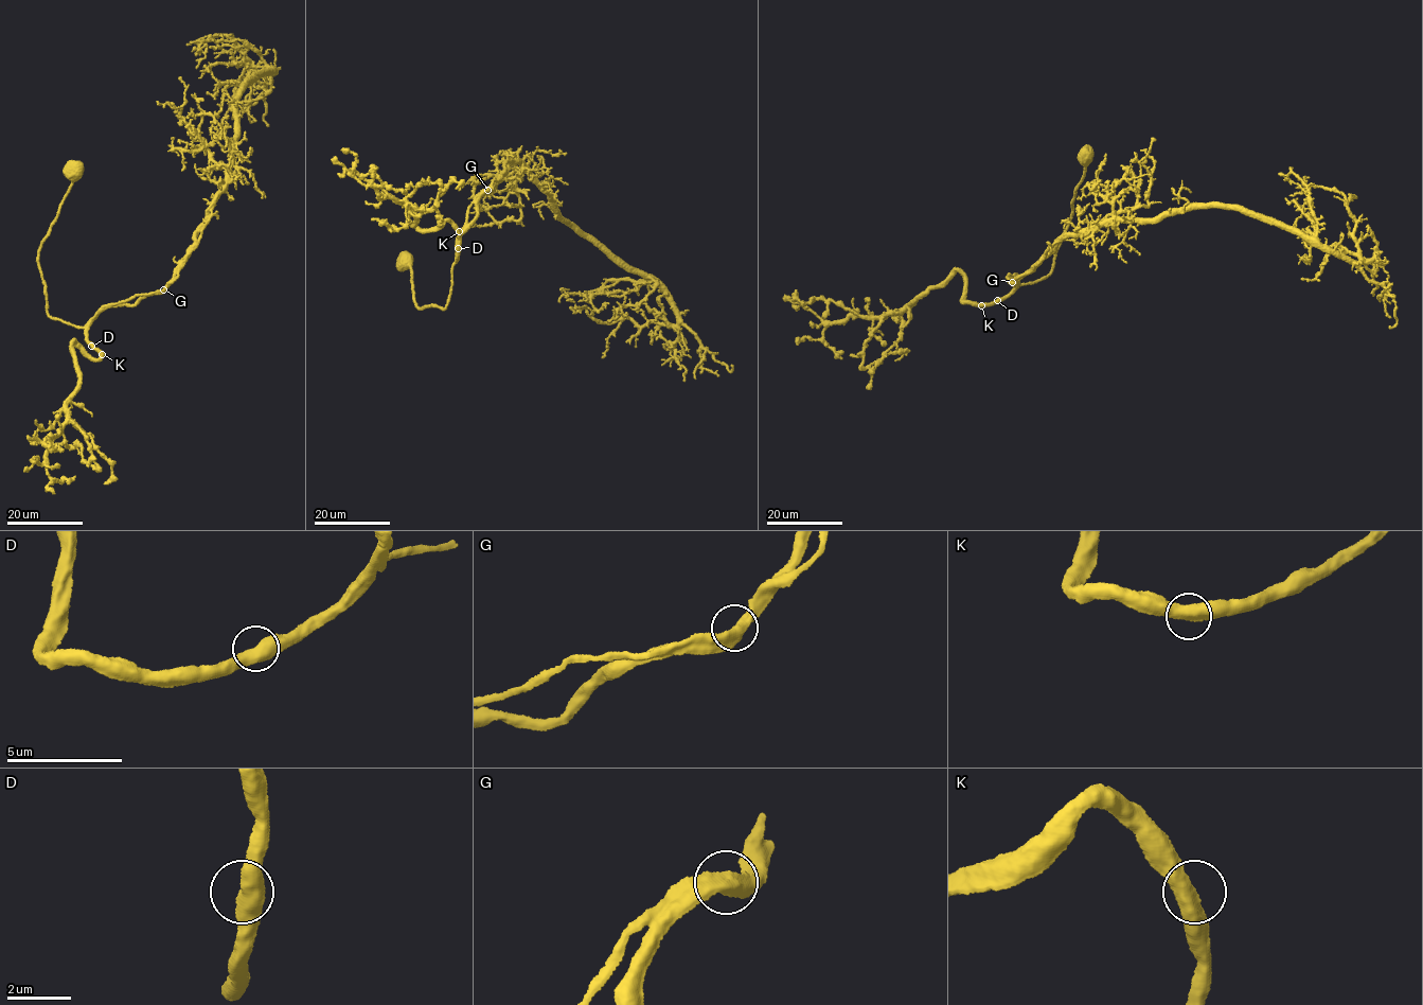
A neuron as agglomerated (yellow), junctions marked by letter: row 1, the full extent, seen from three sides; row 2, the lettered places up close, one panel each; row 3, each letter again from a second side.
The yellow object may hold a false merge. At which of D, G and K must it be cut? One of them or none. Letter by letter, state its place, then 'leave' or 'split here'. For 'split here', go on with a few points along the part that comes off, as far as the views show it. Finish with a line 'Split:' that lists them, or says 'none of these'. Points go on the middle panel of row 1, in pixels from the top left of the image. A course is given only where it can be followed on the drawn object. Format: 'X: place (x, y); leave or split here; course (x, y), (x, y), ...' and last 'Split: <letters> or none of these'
D: place (458, 248); leave
G: place (487, 190); leave
K: place (459, 231); leave
Split: none of these

